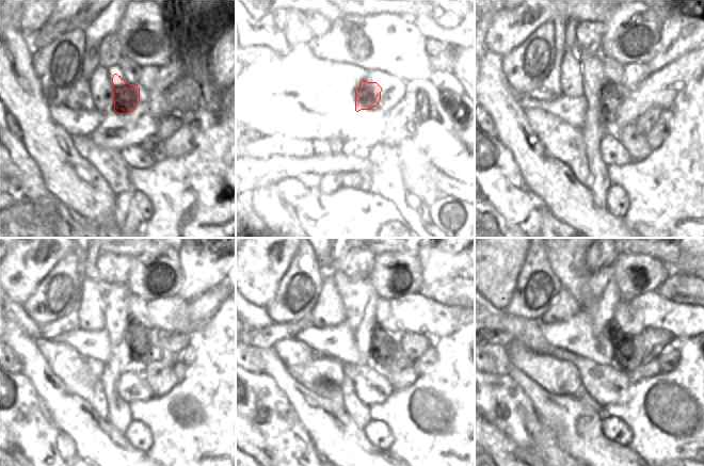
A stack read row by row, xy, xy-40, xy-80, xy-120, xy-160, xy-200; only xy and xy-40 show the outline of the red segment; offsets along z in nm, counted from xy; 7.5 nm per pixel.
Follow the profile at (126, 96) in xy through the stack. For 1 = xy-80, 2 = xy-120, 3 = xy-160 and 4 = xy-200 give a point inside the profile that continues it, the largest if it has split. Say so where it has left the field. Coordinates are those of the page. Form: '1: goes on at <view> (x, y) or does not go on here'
1: goes on at xy-80 (612, 95)
2: goes on at xy-120 (140, 339)
3: goes on at xy-160 (385, 350)
4: goes on at xy-200 (627, 353)

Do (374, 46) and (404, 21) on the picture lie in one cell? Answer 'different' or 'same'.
same

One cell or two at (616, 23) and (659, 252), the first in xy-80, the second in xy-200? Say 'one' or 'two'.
two

